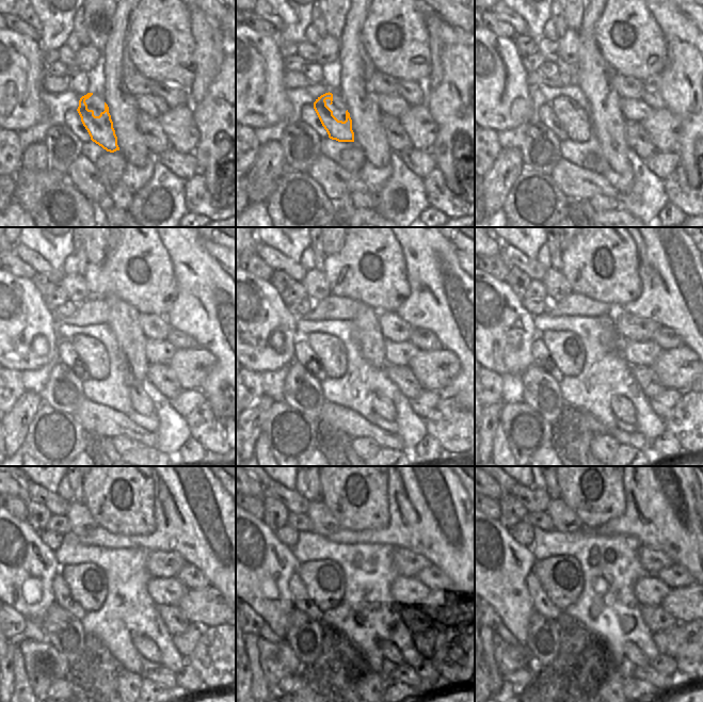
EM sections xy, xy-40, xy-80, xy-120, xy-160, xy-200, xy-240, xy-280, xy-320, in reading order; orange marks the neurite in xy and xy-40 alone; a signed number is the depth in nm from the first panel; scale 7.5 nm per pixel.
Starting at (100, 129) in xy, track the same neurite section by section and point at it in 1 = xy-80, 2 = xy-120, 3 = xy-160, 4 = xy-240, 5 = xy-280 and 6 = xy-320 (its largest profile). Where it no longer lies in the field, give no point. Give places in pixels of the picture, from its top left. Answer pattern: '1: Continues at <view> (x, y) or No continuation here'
1: Continues at xy-80 (577, 131)
2: Continues at xy-120 (81, 344)
3: Continues at xy-160 (319, 341)
4: Continues at xy-240 (83, 580)
5: Continues at xy-280 (322, 578)
6: Continues at xy-320 (561, 576).

